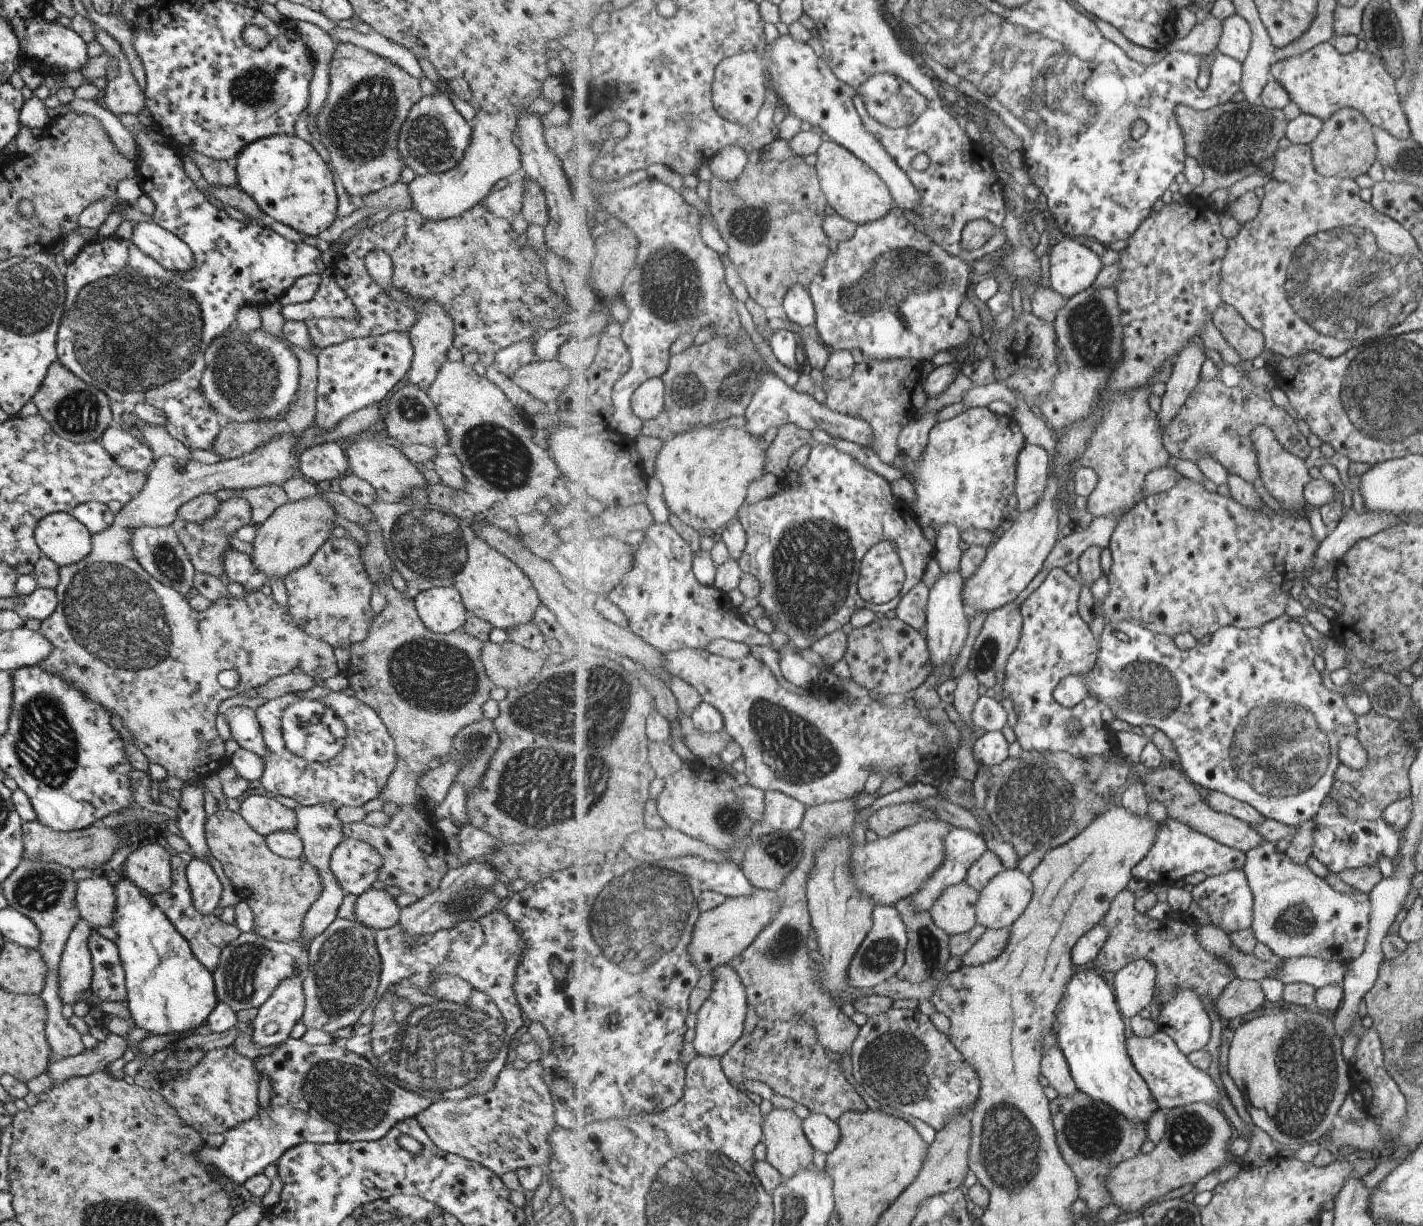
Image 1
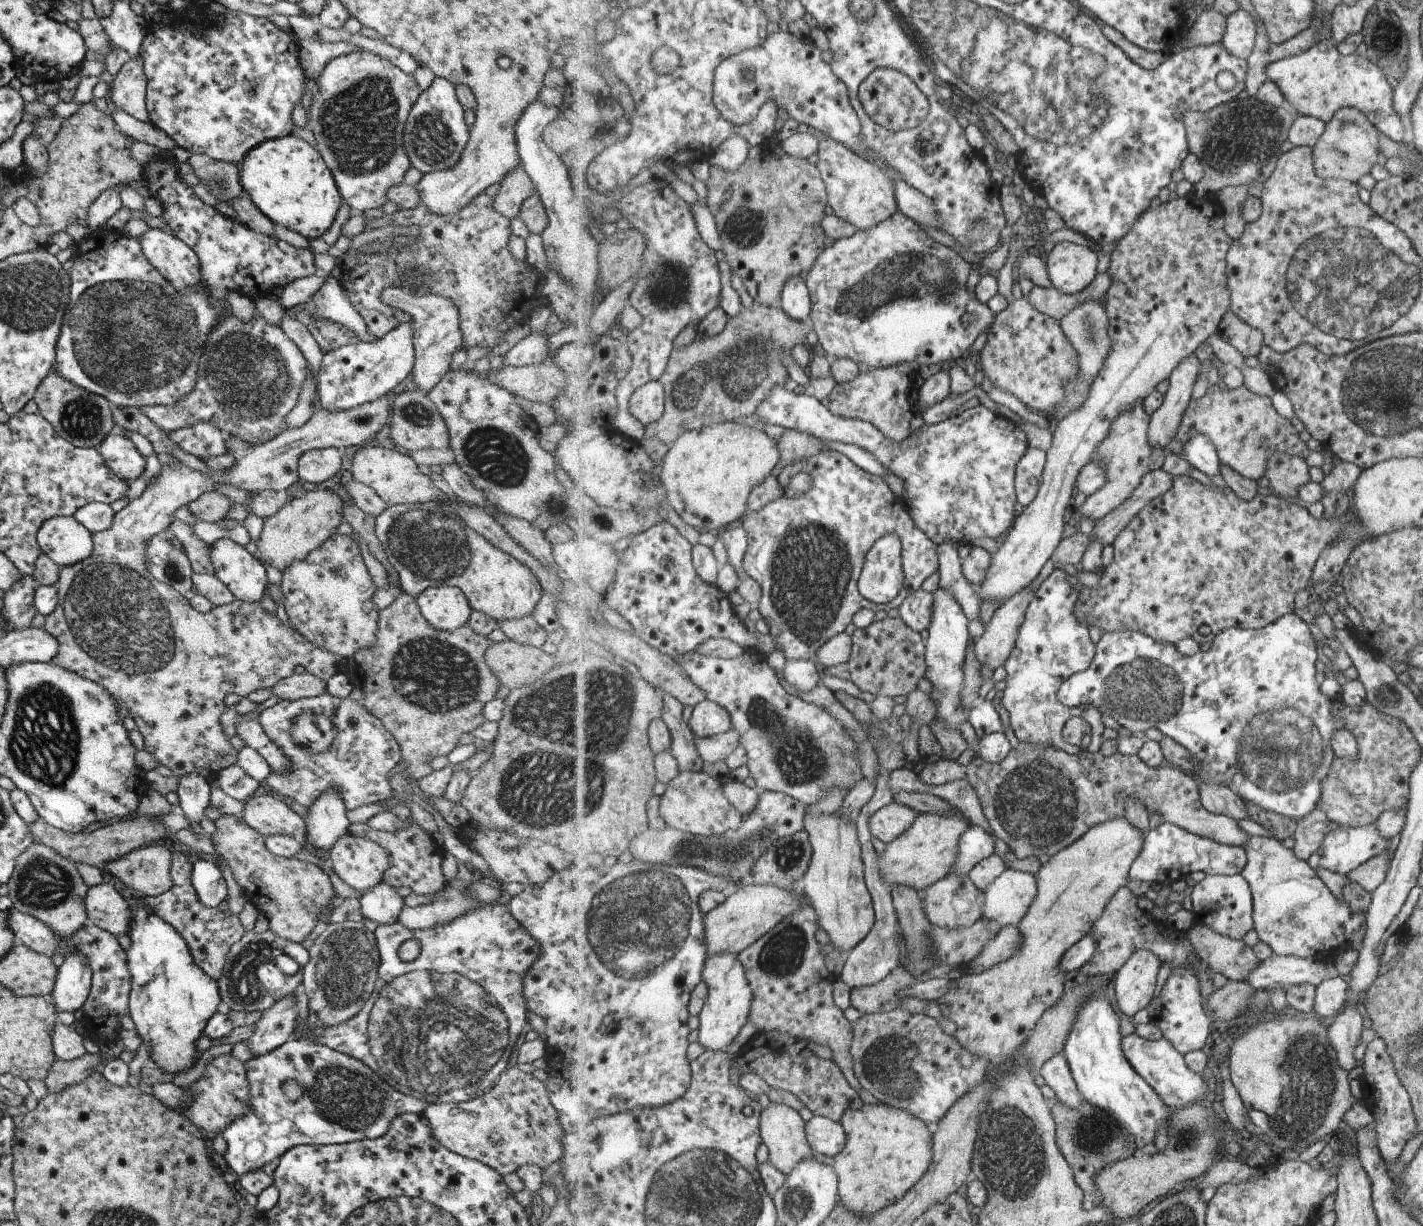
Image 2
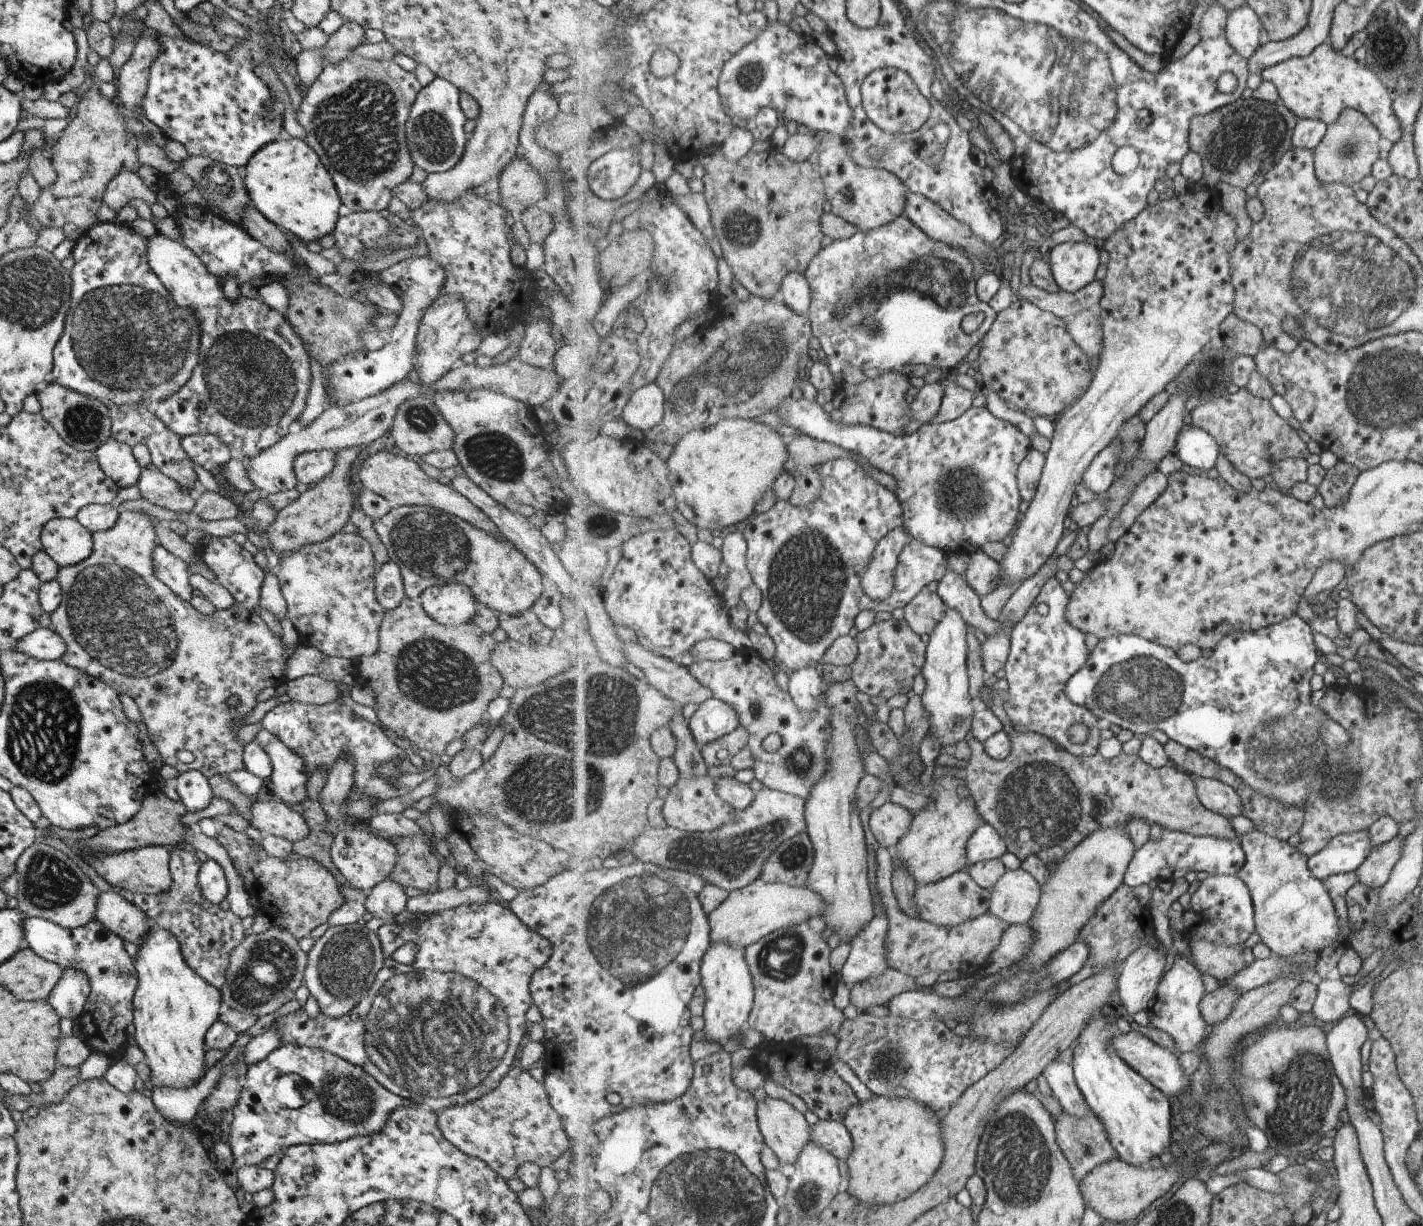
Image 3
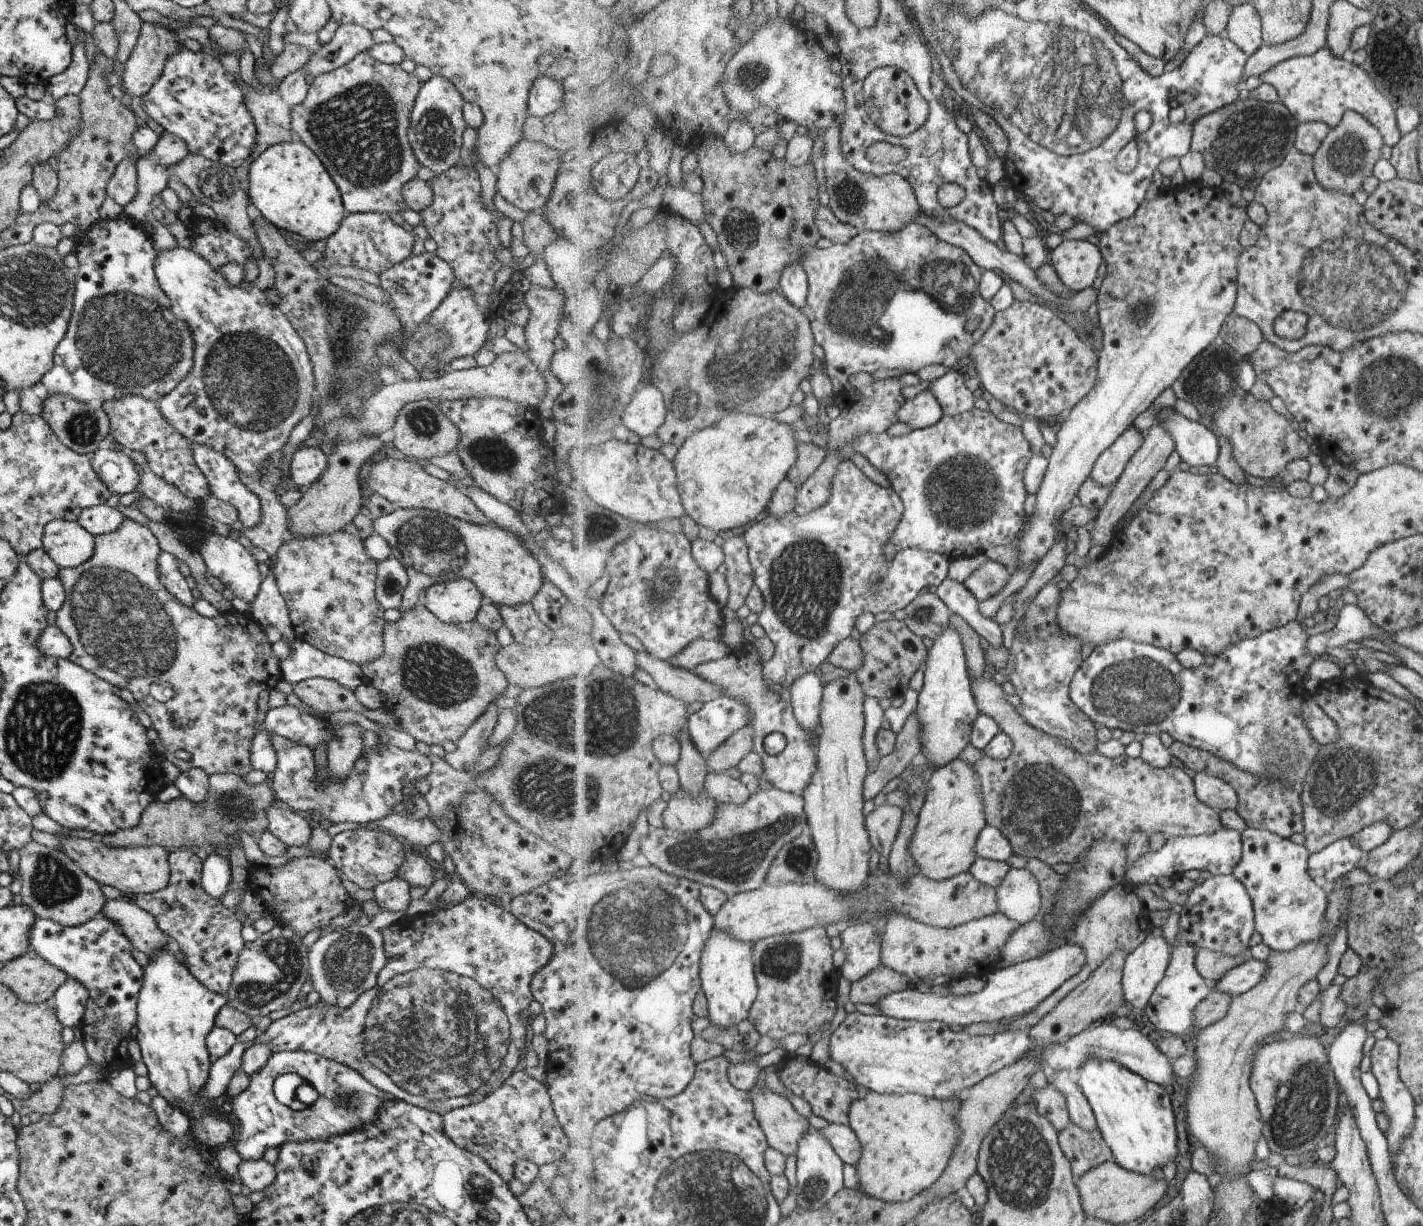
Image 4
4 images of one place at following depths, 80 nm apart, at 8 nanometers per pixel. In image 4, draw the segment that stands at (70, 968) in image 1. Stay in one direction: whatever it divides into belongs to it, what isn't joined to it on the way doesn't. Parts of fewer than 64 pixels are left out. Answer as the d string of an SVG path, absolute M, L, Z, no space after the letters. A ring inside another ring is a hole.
M67 978L53 993L50 1000L56 1021L63 1027L78 1029L87 999L88 992L81 986L81 983Z

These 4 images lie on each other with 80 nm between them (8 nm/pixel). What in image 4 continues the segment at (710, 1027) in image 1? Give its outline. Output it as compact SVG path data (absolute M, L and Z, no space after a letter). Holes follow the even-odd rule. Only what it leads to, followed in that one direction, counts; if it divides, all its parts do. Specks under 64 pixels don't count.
M713 929L702 950L700 979L706 994L709 1020L720 1027L730 1027L748 1019L757 1000L759 987L754 963L753 943L746 943L727 931Z

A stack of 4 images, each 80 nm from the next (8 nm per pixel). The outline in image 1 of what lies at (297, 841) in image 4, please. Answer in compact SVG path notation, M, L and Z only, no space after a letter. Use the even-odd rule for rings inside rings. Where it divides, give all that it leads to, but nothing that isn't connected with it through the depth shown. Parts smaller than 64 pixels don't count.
M259 794L245 798L240 803L238 813L256 833L264 837L275 831L294 832L296 827L294 810Z

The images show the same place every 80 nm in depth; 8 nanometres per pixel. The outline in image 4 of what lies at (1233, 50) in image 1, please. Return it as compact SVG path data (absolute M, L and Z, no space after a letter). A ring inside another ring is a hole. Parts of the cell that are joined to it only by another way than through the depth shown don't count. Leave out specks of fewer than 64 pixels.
M1253 2L1234 7L1225 34L1235 44L1238 44L1248 56L1255 54L1265 44L1262 15L1258 13Z

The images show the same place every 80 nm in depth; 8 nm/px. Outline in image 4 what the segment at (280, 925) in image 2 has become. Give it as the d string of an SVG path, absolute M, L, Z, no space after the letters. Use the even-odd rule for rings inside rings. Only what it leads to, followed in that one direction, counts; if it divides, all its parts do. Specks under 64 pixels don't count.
M314 856L297 857L277 868L251 867L248 882L247 890L259 894L265 909L279 915L300 937L314 928L326 927L331 918L342 915L355 903L341 885L336 868L327 859Z

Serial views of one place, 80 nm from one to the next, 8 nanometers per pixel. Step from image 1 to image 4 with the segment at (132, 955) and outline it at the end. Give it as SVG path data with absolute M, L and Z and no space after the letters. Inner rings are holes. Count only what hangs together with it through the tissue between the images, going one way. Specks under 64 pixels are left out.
M166 948L149 957L149 965L142 968L142 973L142 985L136 1000L135 1038L150 1086L169 1105L188 1116L191 1132L199 1144L217 1149L227 1141L231 1143L235 1136L231 1122L207 1107L208 1099L200 1095L211 1063L205 1039L227 997L209 992L199 984Z

